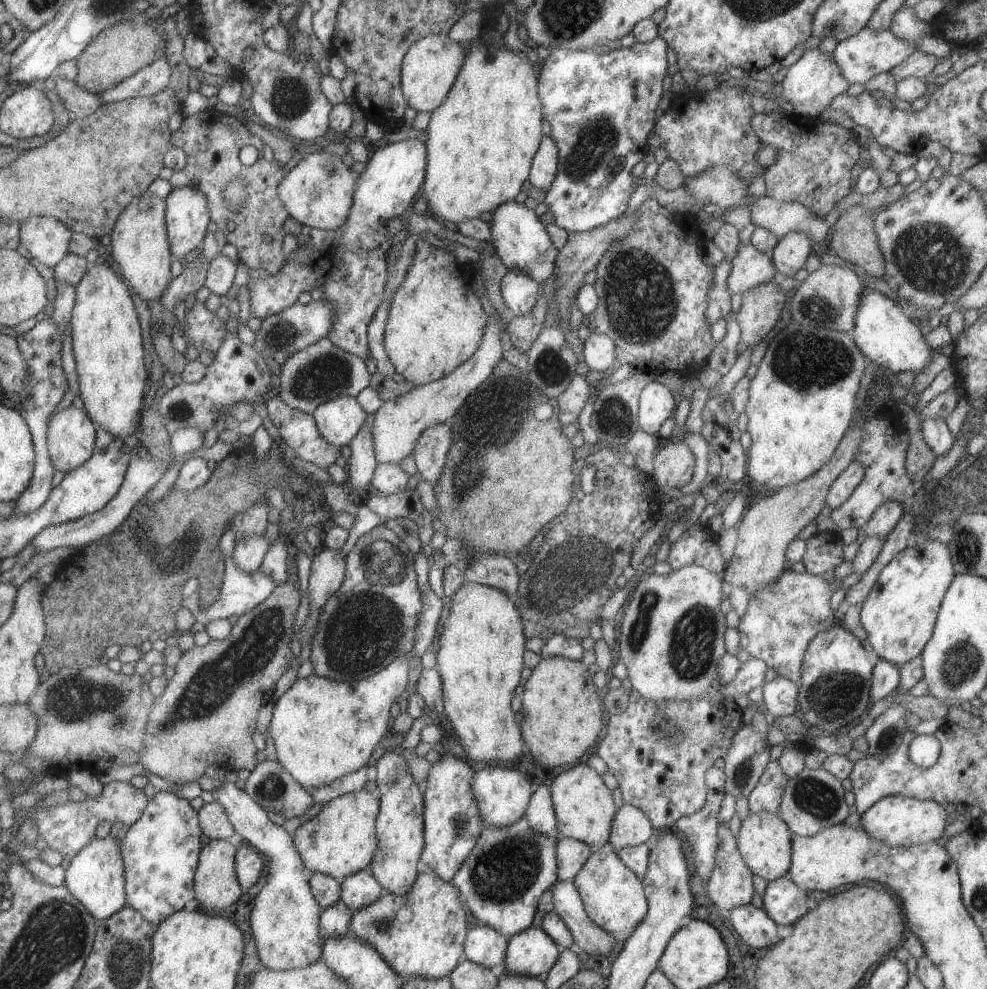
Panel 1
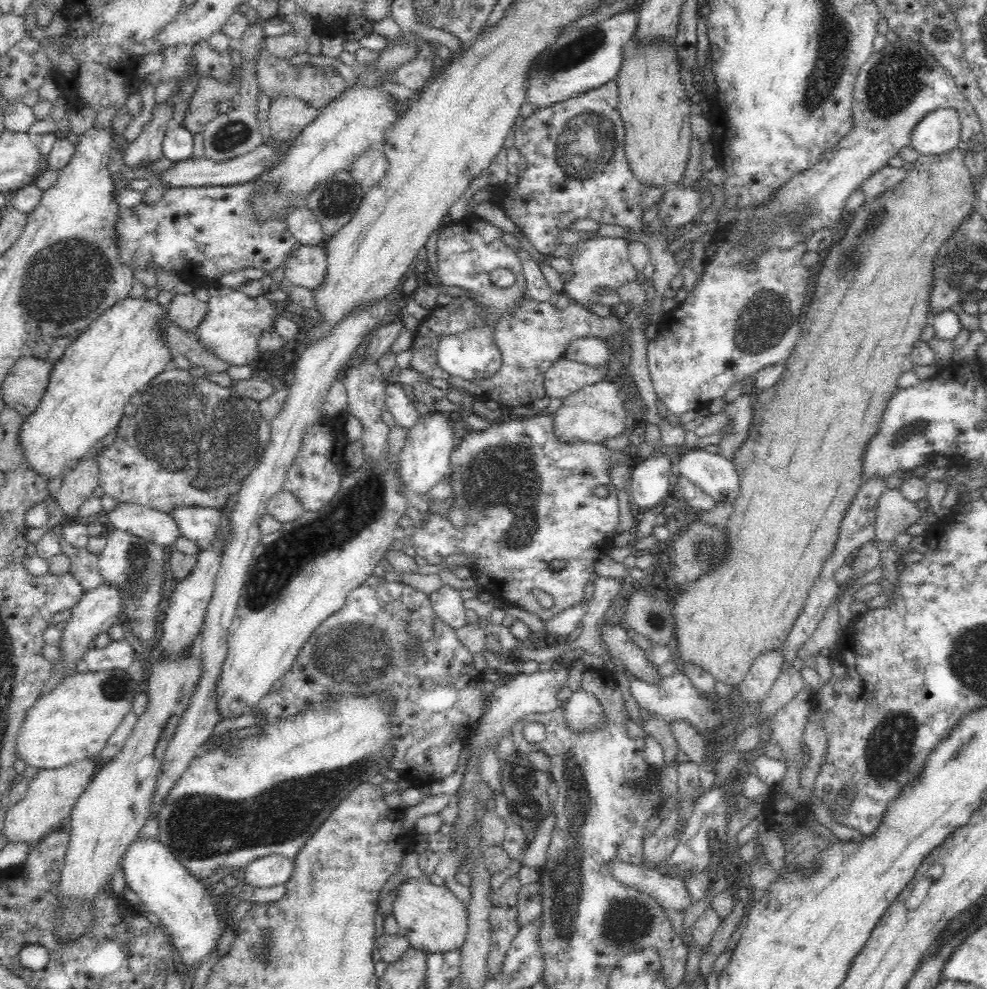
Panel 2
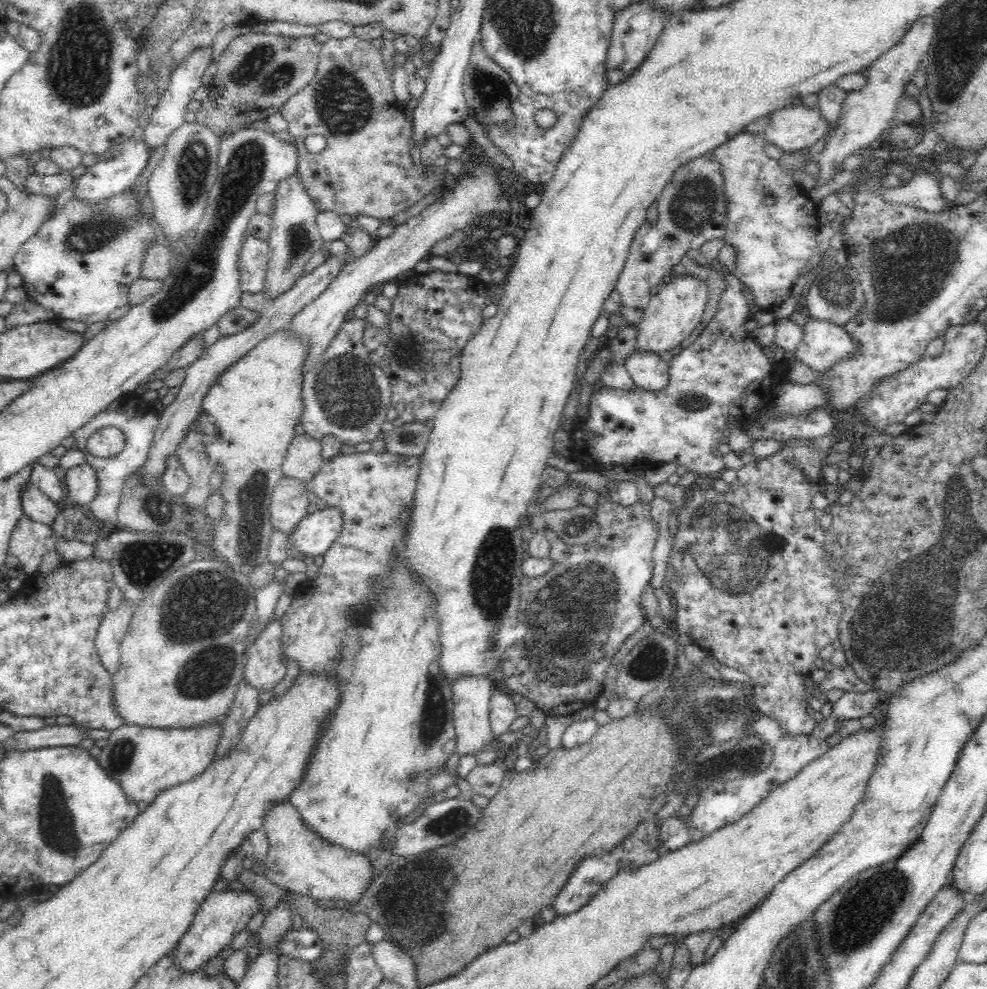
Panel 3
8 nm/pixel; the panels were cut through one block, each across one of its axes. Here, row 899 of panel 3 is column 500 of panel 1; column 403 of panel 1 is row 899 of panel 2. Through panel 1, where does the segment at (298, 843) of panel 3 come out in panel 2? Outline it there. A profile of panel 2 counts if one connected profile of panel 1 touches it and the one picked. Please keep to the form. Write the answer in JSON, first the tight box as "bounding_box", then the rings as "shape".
{"bounding_box":[392,878,467,952],"shape":[[[406,878],[392,893],[393,917],[397,920],[397,934],[404,936],[412,947],[428,952],[446,952],[460,948],[467,933],[466,911],[448,887],[429,880]]]}

